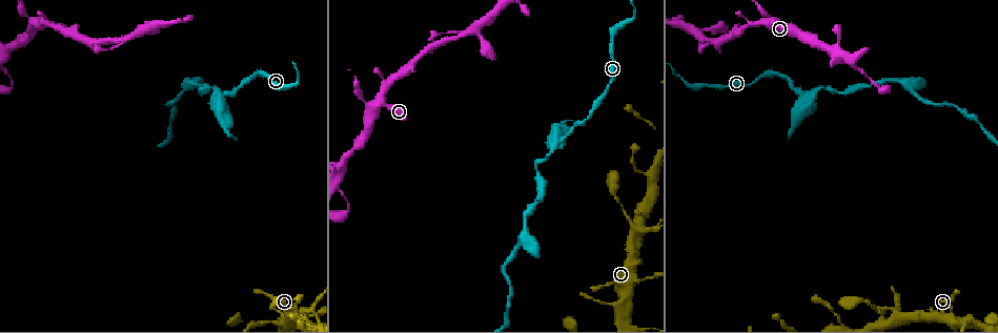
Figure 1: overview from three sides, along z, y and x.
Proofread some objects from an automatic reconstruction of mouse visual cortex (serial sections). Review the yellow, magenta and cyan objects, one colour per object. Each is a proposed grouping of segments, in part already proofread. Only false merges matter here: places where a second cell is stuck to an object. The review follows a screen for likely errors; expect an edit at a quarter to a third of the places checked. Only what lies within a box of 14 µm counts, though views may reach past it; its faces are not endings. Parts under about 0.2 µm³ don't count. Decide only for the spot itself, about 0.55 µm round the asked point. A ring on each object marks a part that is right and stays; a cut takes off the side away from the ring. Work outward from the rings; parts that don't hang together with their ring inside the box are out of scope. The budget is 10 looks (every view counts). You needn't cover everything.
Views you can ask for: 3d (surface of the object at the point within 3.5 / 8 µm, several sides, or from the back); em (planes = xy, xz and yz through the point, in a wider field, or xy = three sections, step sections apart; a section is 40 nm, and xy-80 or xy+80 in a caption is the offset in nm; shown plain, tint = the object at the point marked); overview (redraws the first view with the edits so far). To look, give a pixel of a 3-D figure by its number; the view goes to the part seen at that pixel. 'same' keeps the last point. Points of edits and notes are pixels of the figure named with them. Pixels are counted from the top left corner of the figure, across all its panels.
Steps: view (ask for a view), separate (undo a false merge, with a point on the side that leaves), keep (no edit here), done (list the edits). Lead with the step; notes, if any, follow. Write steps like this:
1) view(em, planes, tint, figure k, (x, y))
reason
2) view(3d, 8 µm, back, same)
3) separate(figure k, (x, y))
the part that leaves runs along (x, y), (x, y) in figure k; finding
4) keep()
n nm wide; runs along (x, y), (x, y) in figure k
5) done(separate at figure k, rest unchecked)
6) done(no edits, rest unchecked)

view(3d, 3.5 µm, figure 1, (804, 94))
small branch off a trunk

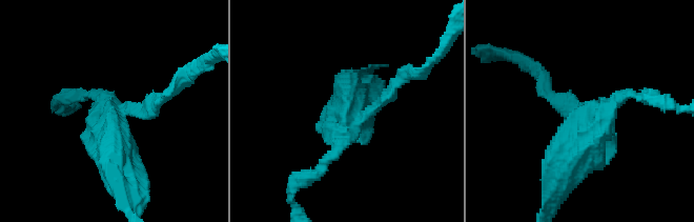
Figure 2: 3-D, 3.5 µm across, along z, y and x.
view(em, planes, tint, figure 2, (365, 114))

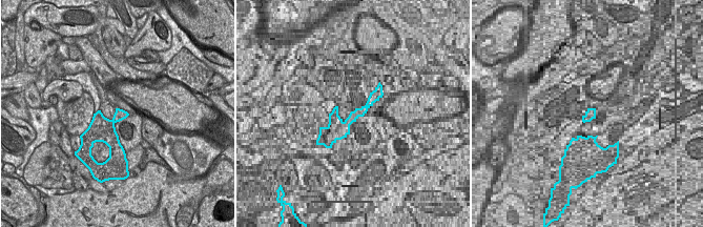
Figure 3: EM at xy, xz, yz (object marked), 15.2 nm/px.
separate(figure 2, (606, 137))
two cells meet here

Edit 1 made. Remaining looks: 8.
view(overview)
redraw

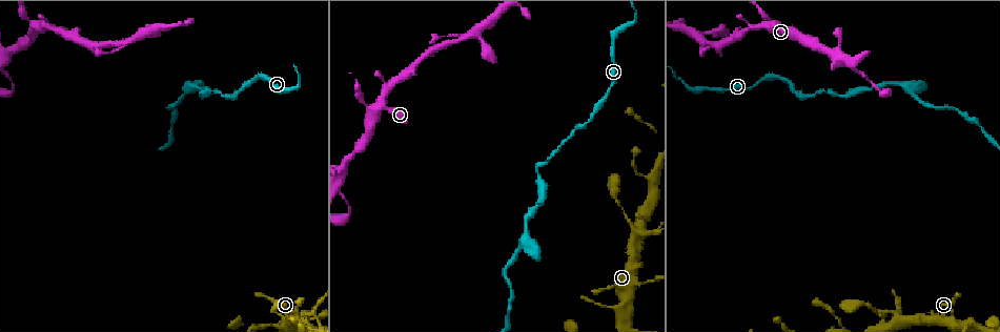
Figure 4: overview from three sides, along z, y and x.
view(3d, 3.5 µm, figure 4, (644, 283))
abrupt turn

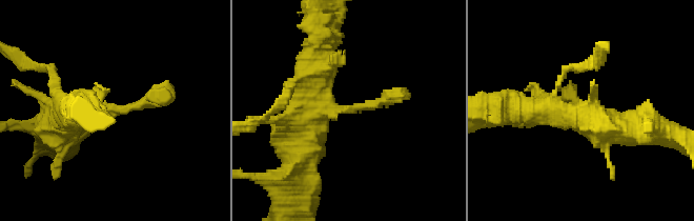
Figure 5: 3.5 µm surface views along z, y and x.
view(em, xy, step 3, tint, figure 5, (354, 110))
arms of 200, 400 nm; now the EM

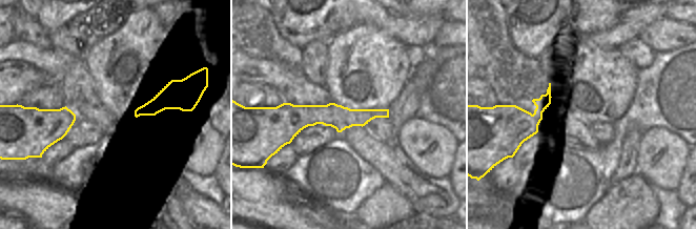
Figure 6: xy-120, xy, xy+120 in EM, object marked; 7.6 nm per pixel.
view(em, xy, step 5, tint, same)

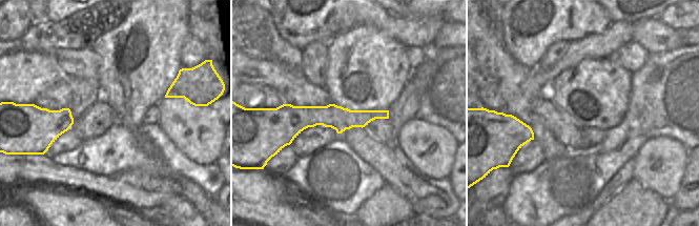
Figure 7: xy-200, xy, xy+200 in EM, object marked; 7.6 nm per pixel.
keep()
180 nm wide; runs along (386, 112), (301, 117), (280, 125) in figure 7; all the same cell

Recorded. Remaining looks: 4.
view(3d, 3.5 µm, back, figure 4, (309, 315))
thin arm on a thick one

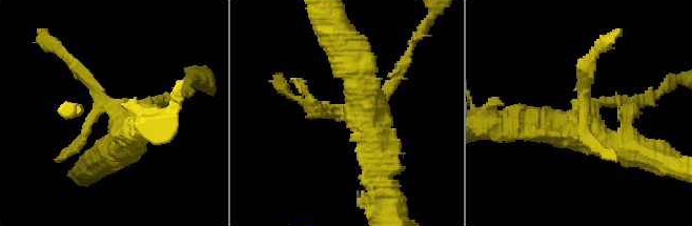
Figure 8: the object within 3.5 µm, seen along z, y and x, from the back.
view(em, planes, tint, figure 8, (351, 112))
now the EM

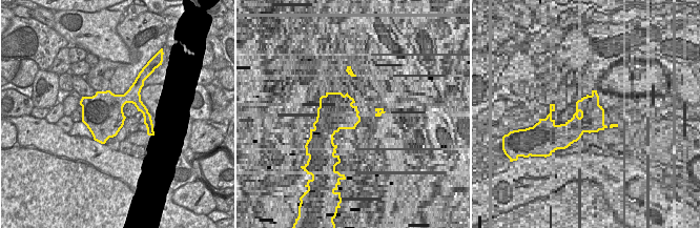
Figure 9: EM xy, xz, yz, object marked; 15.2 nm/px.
view(em, xy, step 3, tint, same)
cut it another way

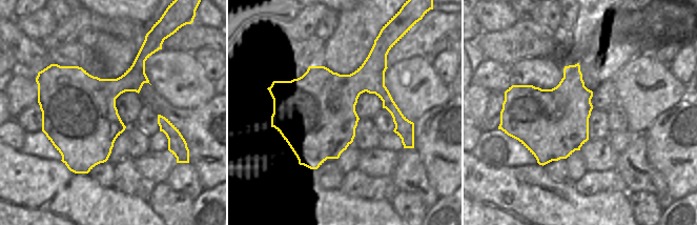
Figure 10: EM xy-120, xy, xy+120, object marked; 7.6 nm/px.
keep()
all the same cell

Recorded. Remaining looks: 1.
done(separate at figure 2, rest unchecked)

